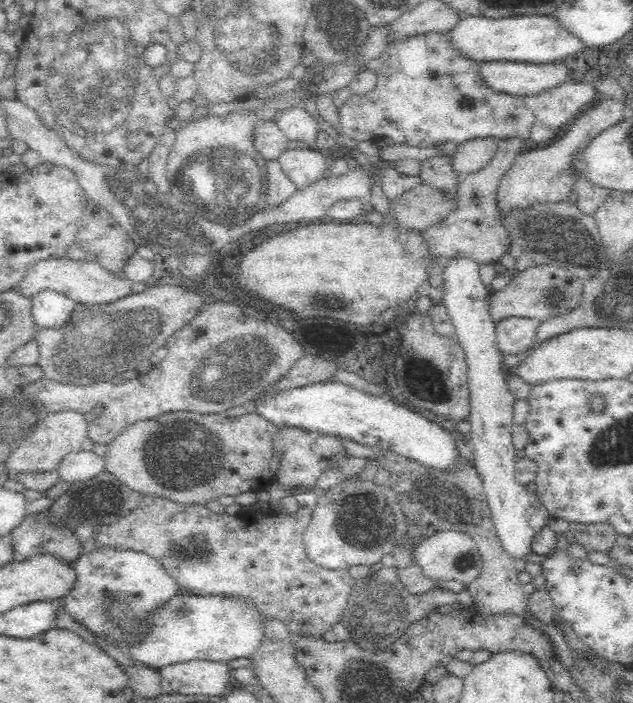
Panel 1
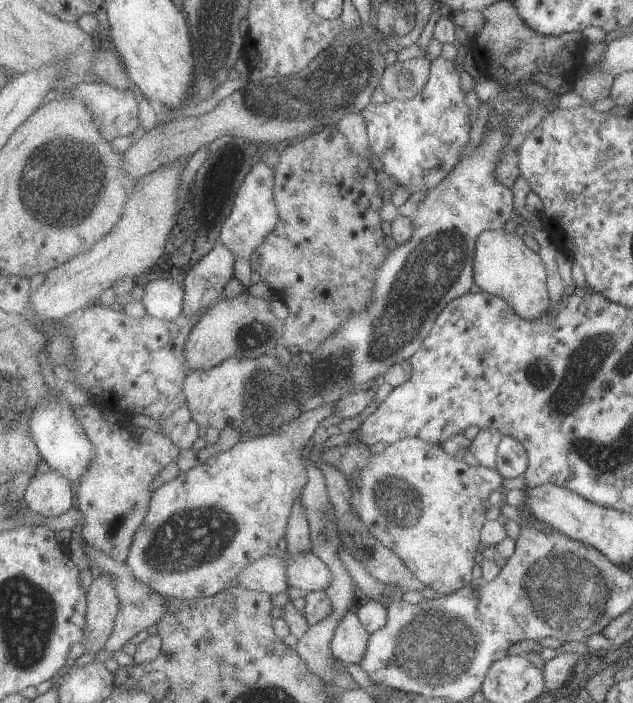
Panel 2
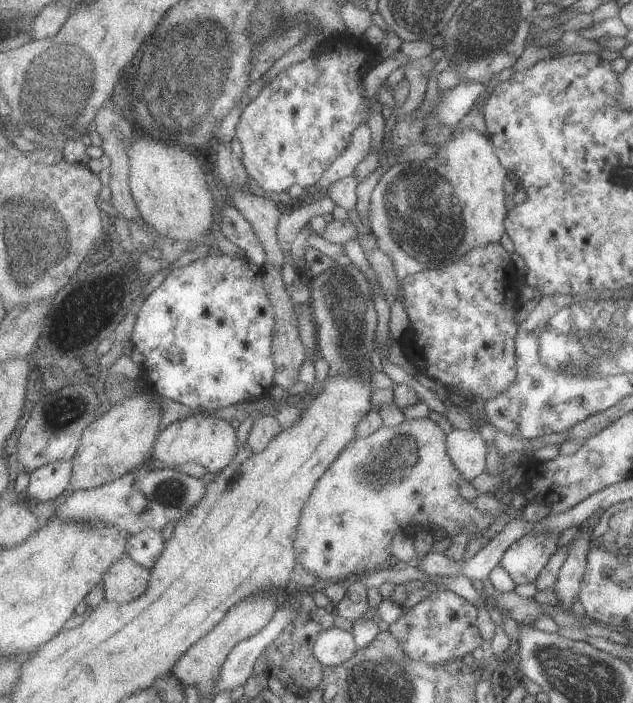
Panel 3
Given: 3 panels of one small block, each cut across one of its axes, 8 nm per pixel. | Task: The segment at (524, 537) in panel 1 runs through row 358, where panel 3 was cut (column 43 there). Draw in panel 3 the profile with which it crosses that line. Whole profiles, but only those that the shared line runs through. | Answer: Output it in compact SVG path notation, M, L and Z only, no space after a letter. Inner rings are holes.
M55 461L38 468L30 474L29 486L26 494L31 500L42 502L55 501L72 484L74 461Z

